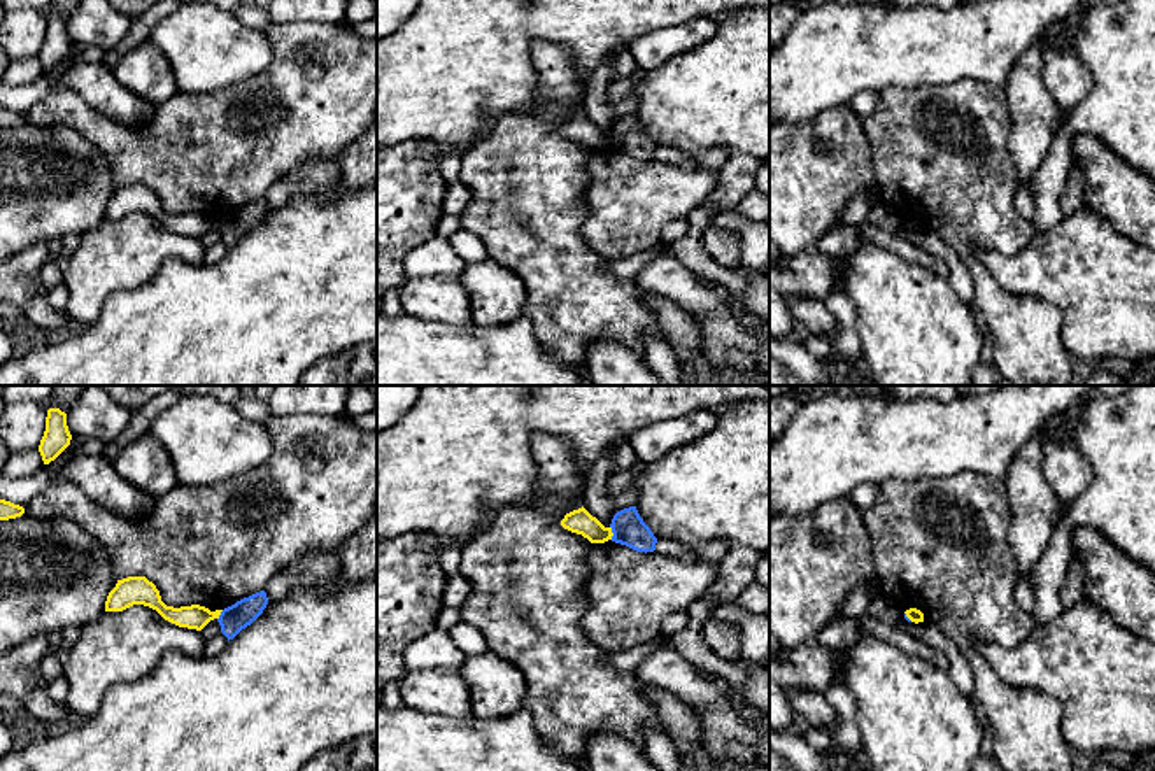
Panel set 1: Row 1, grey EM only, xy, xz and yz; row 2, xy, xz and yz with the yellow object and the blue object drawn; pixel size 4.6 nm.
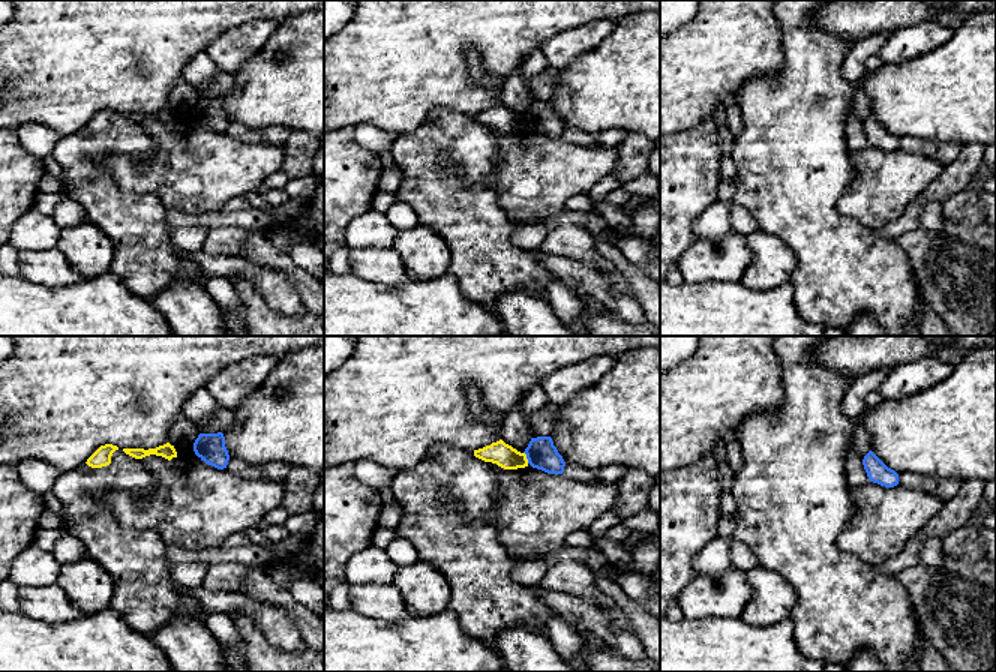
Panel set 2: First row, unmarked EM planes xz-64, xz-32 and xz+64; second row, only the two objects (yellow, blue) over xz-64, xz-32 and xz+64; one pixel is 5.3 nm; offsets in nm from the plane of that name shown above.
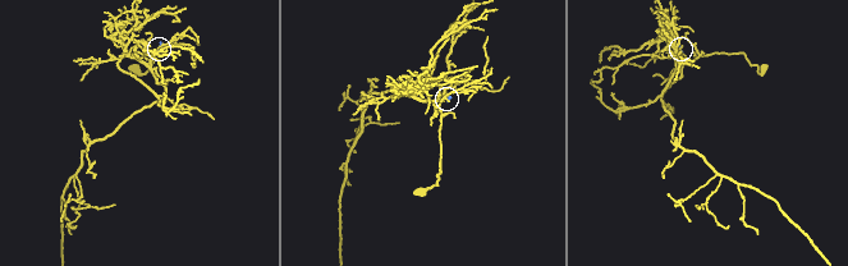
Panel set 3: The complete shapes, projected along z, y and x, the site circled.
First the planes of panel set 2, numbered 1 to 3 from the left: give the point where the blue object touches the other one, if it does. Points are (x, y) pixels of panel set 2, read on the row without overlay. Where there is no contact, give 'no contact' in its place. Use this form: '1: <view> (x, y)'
1: no contact
2: xz-32 (525, 122)
3: no contact

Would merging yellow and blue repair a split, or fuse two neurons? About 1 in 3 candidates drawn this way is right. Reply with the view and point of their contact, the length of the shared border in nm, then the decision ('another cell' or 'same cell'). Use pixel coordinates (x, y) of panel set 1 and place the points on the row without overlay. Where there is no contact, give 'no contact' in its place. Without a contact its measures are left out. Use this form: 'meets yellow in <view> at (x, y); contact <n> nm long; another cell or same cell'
meets yellow in xz at (612, 141); contact 60 nm long; another cell

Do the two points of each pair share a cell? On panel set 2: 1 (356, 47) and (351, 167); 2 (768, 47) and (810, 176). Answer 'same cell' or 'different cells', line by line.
1: different cells
2: different cells

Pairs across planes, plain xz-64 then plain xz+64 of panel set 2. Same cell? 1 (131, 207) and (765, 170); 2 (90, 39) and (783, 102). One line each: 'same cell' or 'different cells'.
1: same cell
2: different cells

